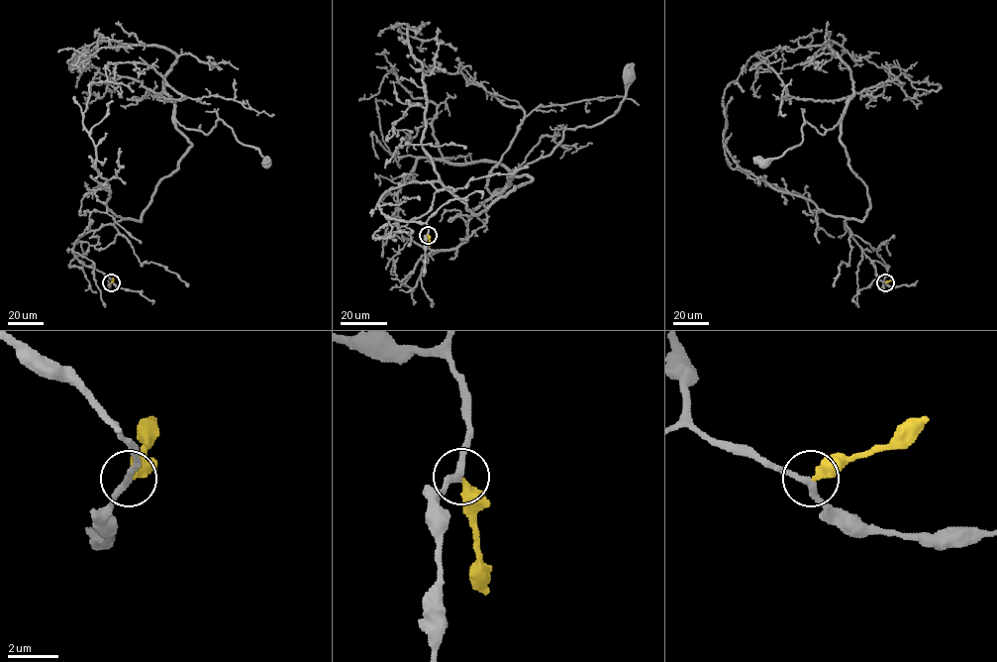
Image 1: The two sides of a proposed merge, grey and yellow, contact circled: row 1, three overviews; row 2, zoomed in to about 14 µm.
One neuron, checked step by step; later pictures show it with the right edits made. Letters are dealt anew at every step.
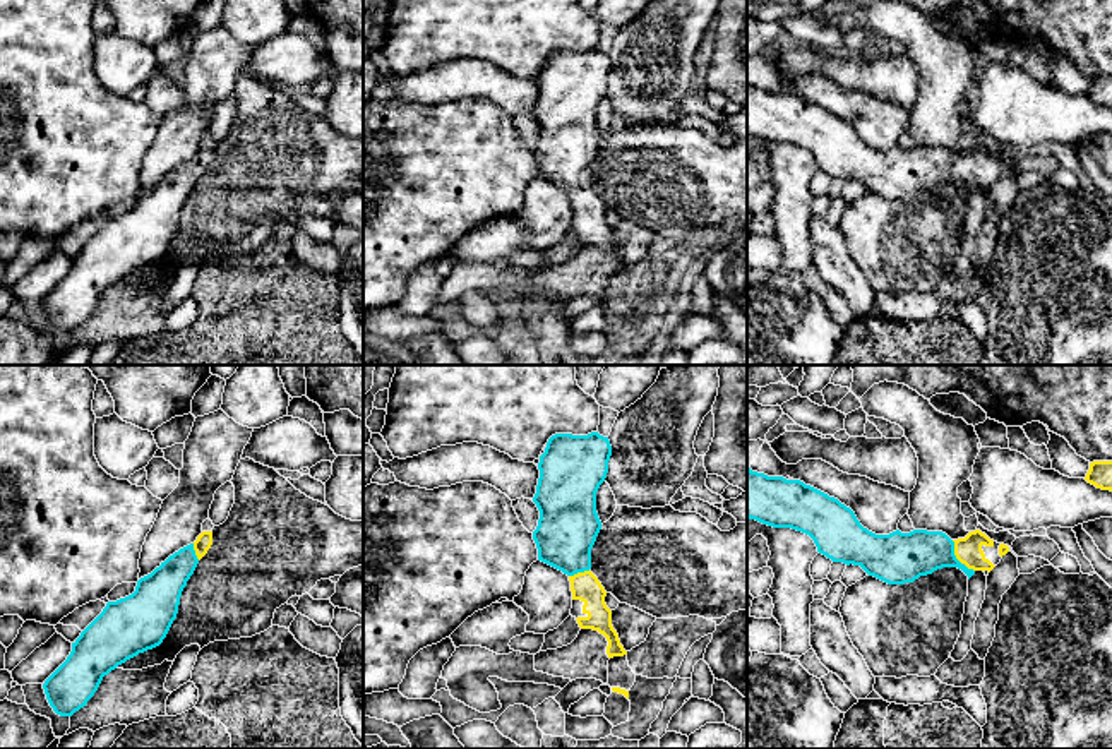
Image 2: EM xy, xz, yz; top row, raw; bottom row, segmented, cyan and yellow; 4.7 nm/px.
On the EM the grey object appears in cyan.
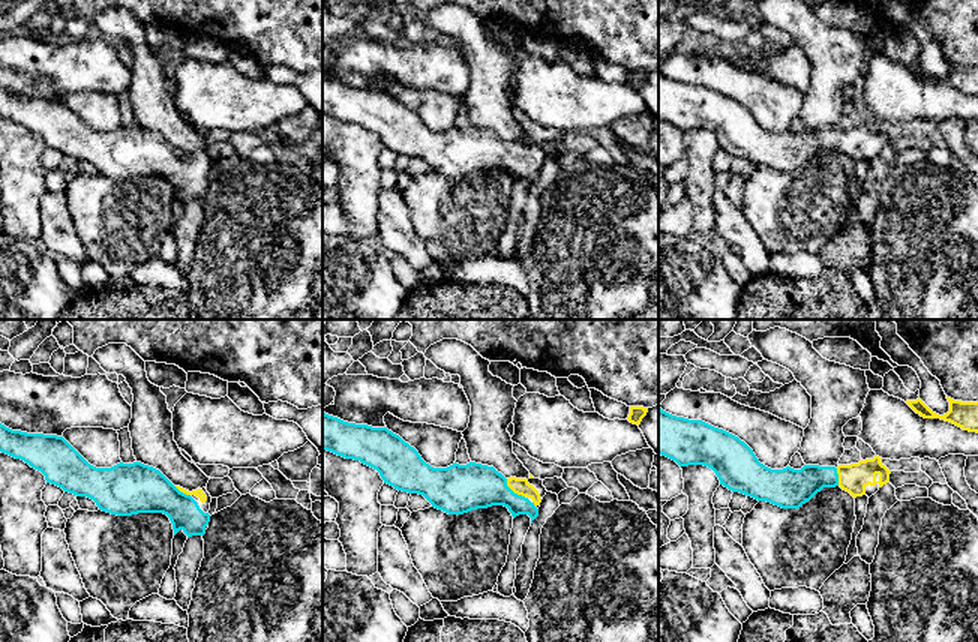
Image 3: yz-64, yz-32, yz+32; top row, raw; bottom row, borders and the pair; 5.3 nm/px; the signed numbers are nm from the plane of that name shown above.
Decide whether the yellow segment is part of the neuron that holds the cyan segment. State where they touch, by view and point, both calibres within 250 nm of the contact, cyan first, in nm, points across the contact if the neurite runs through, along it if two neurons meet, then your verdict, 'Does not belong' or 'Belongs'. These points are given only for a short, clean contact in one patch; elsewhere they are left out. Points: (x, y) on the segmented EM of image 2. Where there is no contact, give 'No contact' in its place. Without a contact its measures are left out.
Touches cyan at yz (955, 557). Thickness 240 nm (cyan) against 130 nm. Path across: yz (902, 557), (955, 557), (968, 551). Belongs

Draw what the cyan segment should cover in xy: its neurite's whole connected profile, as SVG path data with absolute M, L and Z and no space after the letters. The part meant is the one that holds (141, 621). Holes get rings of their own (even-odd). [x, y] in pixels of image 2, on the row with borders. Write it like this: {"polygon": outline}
{"polygon": "M202 531L194 543L180 548L151 574L140 578L132 595L106 603L72 643L67 660L43 684L46 699L57 715L72 716L94 696L105 675L163 643L176 619L182 591L211 545L212 531Z"}

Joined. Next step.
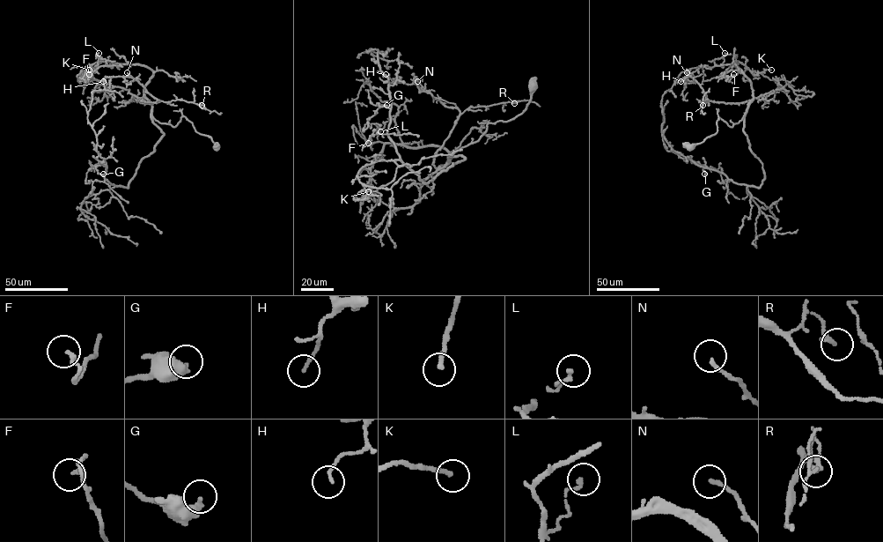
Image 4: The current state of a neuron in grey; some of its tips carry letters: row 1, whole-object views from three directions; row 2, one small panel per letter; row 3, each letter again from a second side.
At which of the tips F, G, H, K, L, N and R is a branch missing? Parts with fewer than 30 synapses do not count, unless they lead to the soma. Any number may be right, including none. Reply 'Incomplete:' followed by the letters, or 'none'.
Incomplete: K

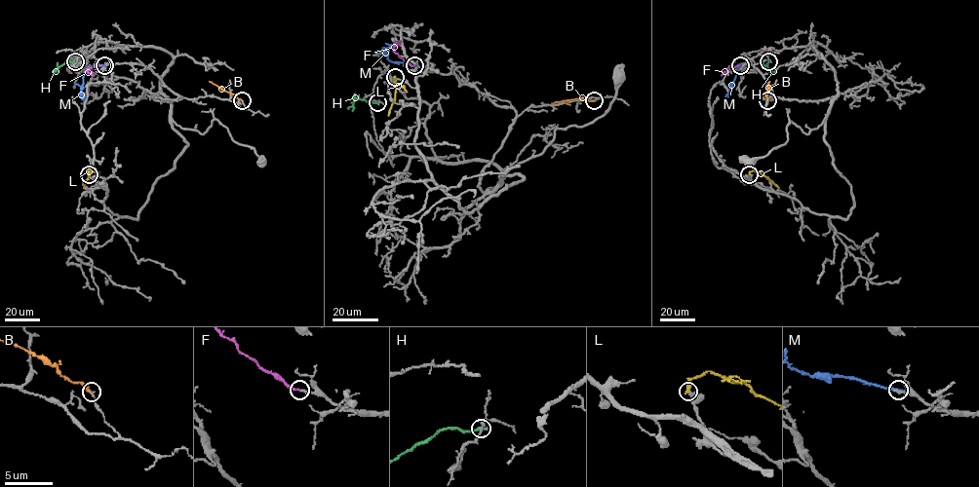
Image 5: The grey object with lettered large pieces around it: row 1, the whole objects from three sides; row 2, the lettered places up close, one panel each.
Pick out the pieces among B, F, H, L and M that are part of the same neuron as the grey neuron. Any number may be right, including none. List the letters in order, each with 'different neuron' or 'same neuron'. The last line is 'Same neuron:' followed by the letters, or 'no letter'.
B: different neuron
F: same neuron
H: different neuron
L: different neuron
M: different neuron
Same neuron: F

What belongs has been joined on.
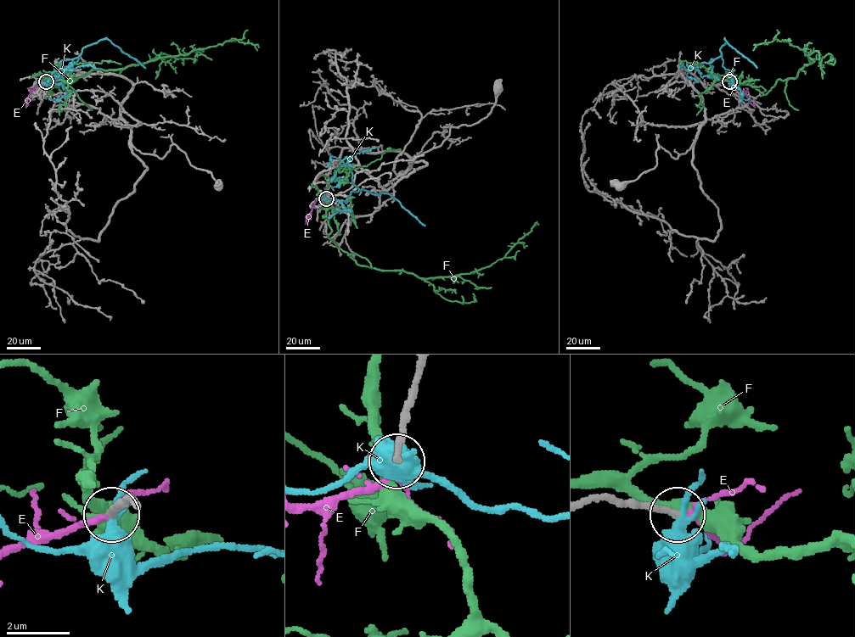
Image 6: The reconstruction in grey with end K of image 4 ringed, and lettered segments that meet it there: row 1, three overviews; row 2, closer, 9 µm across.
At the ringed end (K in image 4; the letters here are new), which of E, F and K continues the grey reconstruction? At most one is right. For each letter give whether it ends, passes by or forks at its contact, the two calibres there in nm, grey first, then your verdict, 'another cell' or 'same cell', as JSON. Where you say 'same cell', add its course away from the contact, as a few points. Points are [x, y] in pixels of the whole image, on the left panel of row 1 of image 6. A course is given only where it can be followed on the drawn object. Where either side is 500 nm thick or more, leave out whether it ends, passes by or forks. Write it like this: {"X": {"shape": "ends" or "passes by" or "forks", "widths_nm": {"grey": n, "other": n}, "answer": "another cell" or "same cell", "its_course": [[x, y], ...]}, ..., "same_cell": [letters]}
{"E": {"shape": "passes by", "widths_nm": {"grey": 220, "other": 190}, "answer": "same cell", "its_course": [[46, 81], [32, 90], [25, 107]]}, "F": {"shape": "passes by", "widths_nm": {"grey": 240, "other": 300}, "answer": "another cell"}, "K": {"shape": "passes by", "widths_nm": {"grey": 220, "other": 380}, "answer": "another cell"}, "same_cell": ["E"]}

